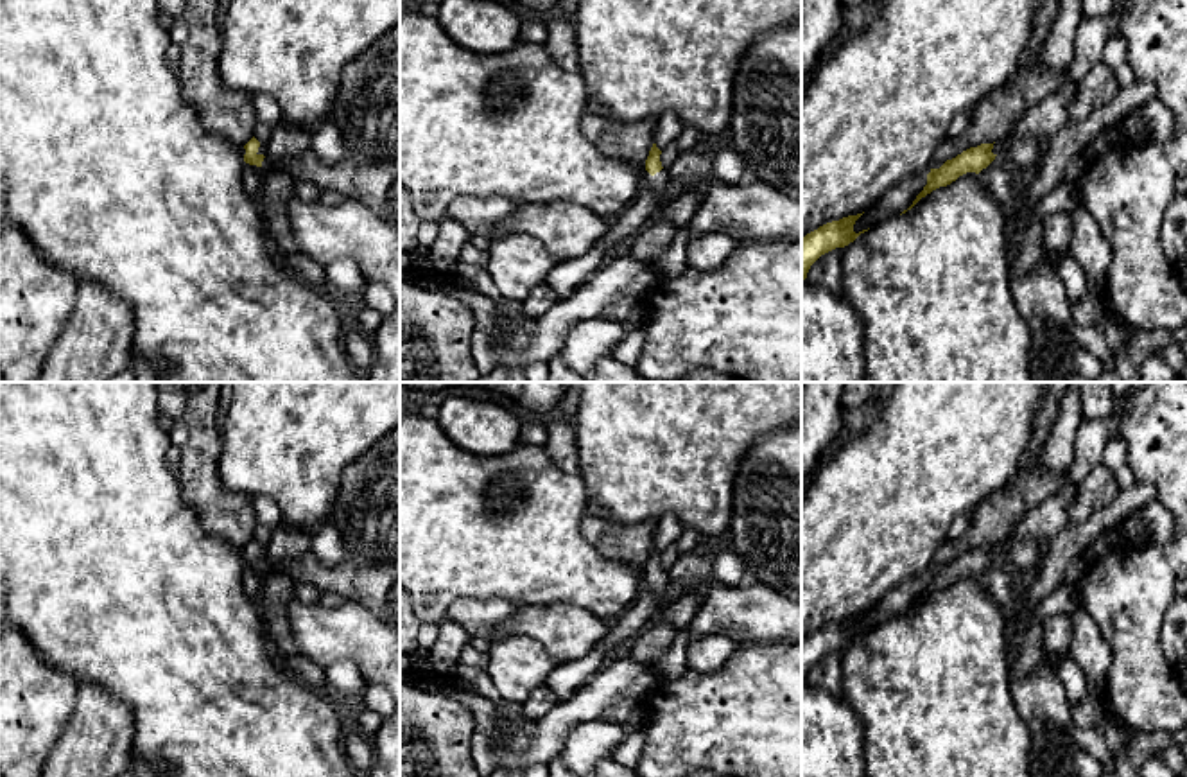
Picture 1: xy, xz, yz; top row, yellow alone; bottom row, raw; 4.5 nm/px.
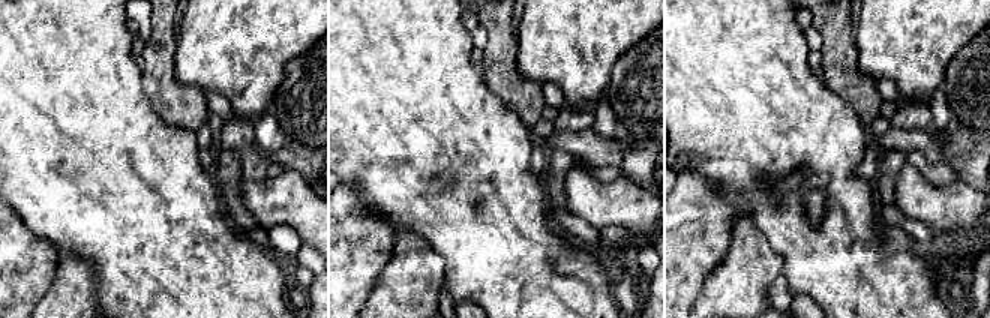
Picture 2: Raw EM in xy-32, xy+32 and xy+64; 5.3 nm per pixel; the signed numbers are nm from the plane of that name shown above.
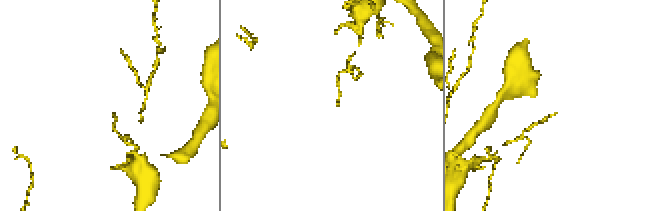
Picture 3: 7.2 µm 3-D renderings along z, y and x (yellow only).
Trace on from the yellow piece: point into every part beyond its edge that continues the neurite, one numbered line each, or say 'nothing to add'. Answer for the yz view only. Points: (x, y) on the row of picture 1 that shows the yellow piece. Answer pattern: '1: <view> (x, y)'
1: yz (1048, 117)

